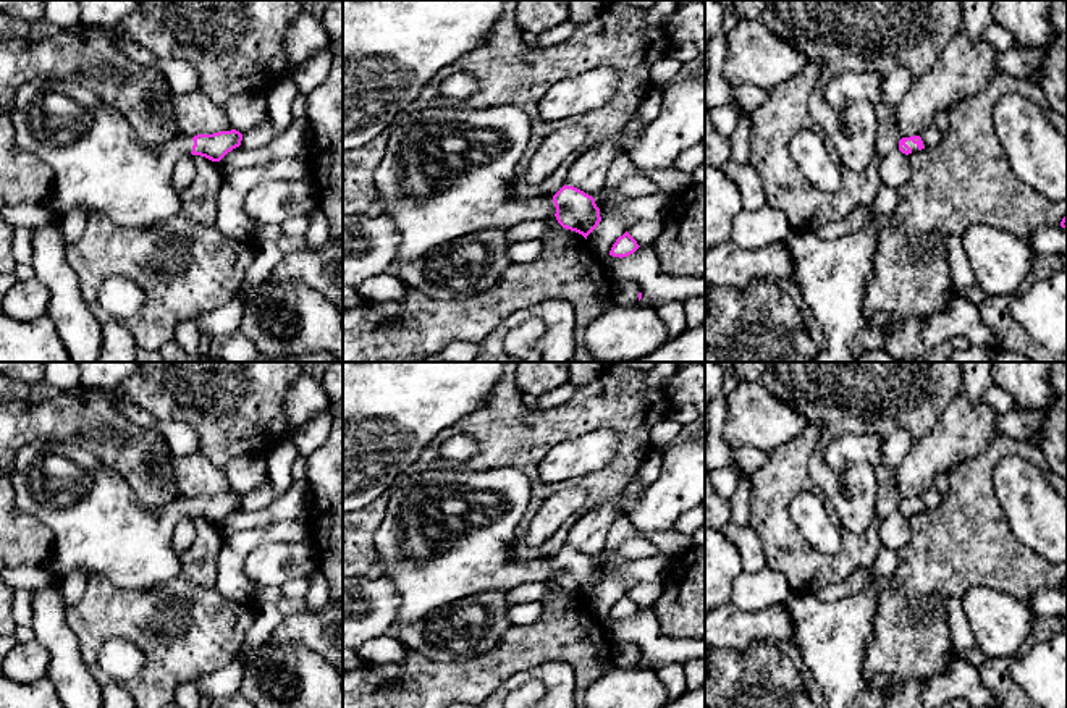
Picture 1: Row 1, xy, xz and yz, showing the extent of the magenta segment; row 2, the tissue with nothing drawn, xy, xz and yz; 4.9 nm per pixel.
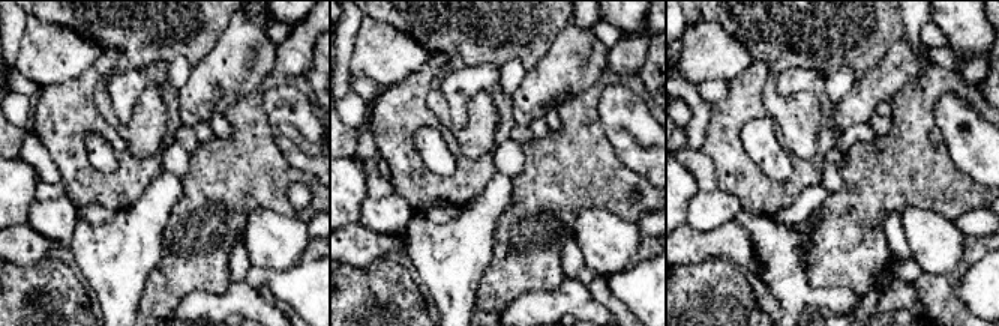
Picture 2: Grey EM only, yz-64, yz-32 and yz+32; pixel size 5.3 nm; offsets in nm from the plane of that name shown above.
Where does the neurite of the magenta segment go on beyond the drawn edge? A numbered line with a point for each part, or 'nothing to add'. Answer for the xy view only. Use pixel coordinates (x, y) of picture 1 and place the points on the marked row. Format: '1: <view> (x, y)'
1: xy (99, 164)

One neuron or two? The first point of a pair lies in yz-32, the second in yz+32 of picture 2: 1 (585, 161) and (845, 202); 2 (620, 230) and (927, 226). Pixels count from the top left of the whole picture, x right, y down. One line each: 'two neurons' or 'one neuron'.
1: one neuron
2: one neuron

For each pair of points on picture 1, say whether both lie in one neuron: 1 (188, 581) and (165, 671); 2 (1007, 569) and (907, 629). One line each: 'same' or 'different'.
1: same
2: same

